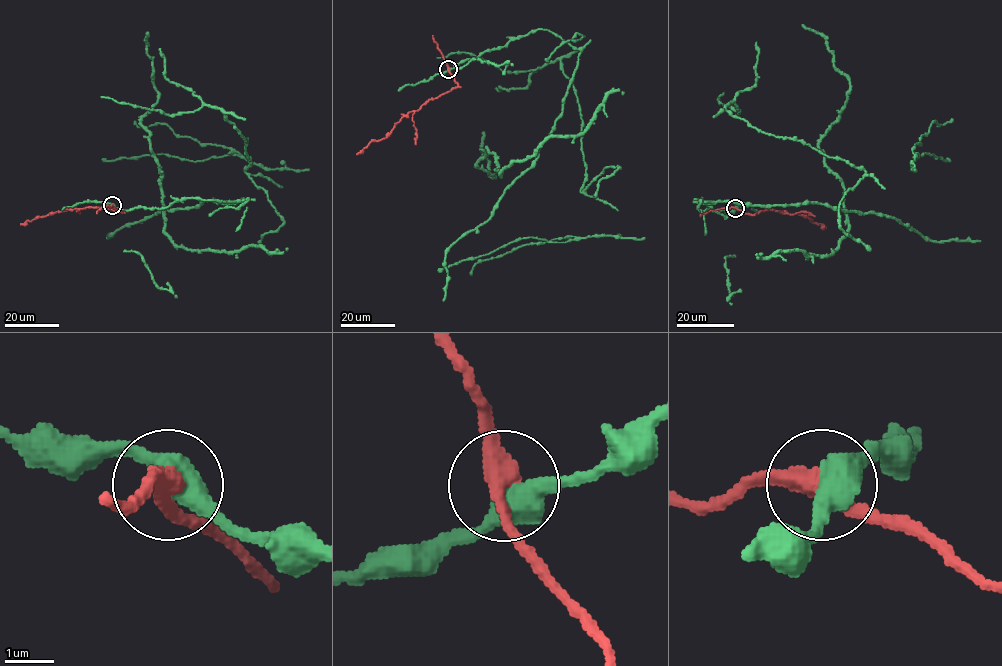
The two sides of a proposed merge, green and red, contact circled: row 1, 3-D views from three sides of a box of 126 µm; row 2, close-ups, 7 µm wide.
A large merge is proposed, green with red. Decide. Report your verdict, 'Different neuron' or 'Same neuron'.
Different neuron

